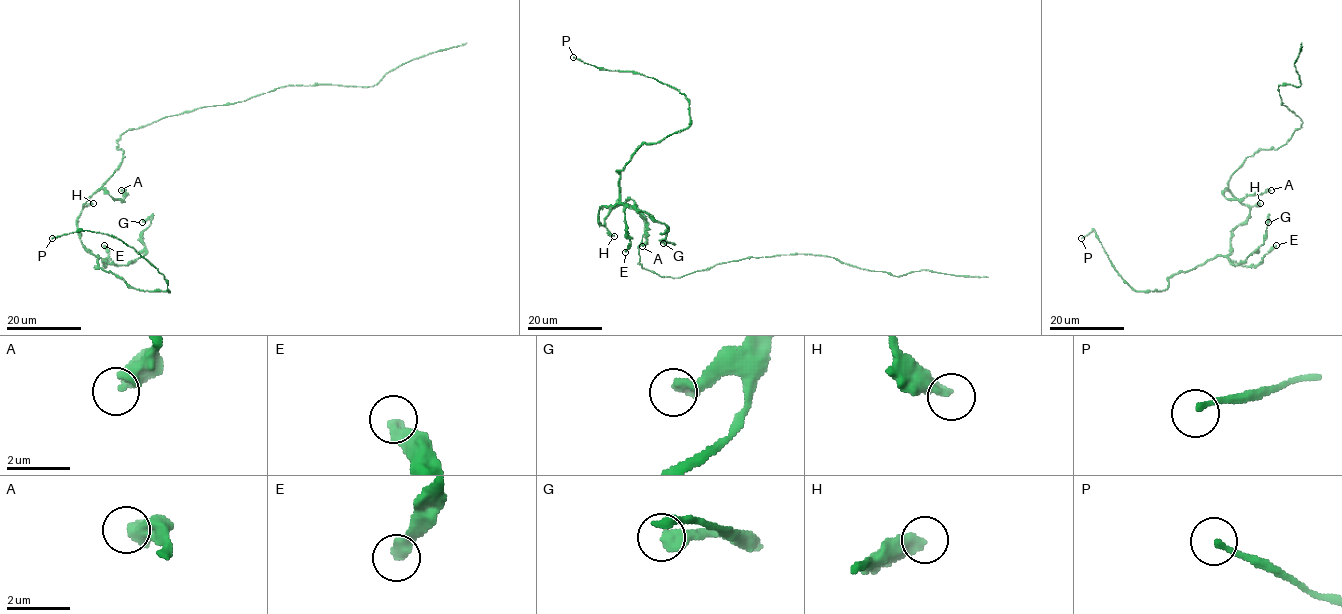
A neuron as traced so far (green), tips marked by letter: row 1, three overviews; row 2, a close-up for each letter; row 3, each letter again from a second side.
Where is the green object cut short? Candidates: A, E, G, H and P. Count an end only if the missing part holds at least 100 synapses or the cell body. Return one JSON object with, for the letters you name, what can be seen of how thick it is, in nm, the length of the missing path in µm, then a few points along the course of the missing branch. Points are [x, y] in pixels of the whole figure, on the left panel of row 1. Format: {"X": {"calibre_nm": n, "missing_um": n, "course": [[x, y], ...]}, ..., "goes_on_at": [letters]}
{"goes_on_at": []}

